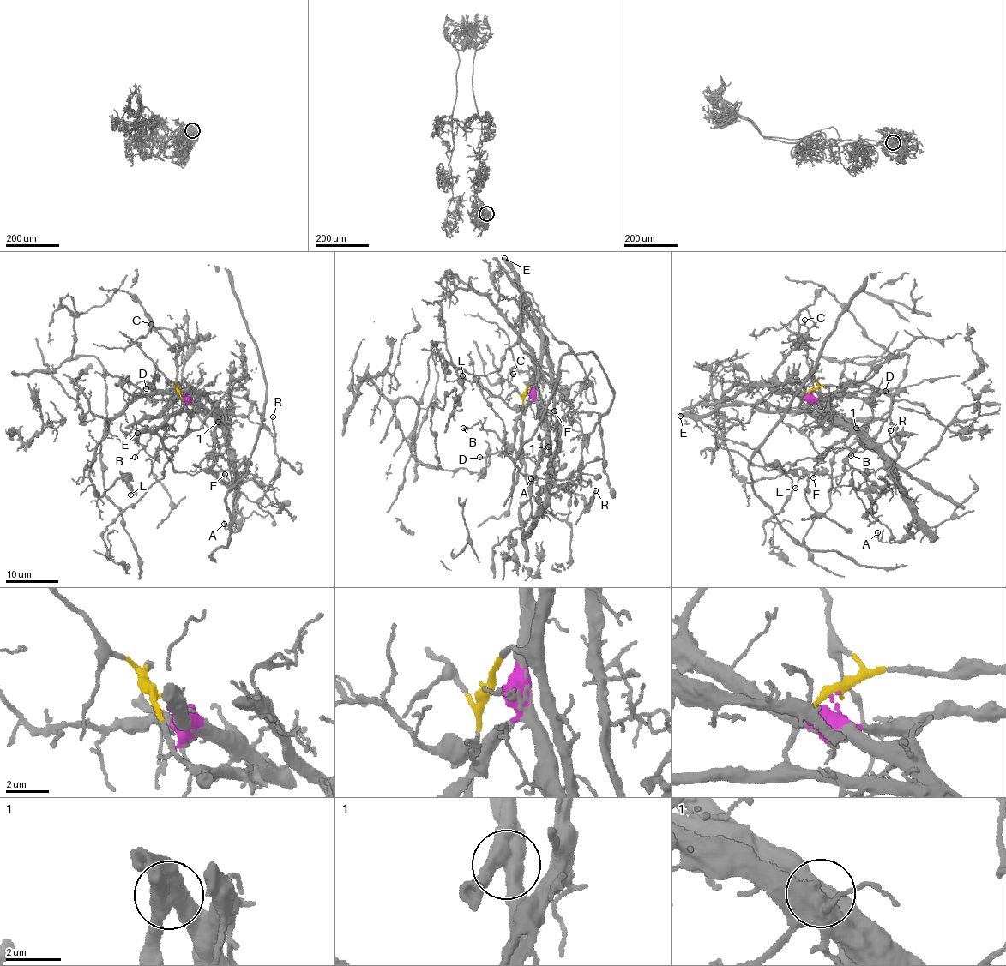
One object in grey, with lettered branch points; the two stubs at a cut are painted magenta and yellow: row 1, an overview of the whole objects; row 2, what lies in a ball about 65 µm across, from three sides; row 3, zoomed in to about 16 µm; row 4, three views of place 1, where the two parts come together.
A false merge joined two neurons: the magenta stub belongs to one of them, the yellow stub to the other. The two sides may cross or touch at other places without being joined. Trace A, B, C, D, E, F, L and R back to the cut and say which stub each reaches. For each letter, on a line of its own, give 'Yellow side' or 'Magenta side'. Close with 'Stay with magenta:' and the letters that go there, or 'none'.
A: Magenta side
B: Magenta side
C: Magenta side
D: Magenta side
E: Yellow side
F: Magenta side
L: Magenta side
R: Yellow side
Stay with magenta: A, B, C, D, F, L

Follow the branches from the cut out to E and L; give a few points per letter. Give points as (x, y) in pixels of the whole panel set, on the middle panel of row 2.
E: (528, 394), (526, 389), (535, 381), (540, 334), (533, 308), (521, 290), (518, 273), (503, 258)
L: (528, 394), (533, 375), (528, 344), (485, 295), (457, 288), (439, 302), (446, 350), (462, 383), (462, 375)

